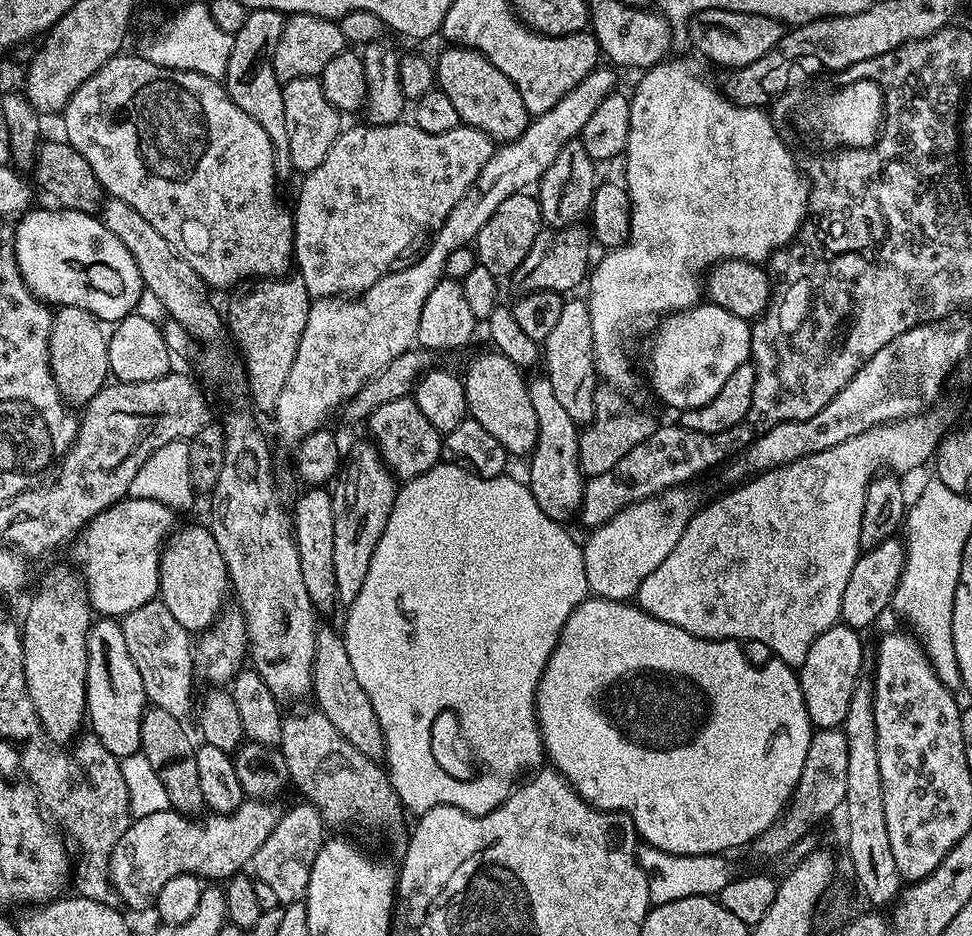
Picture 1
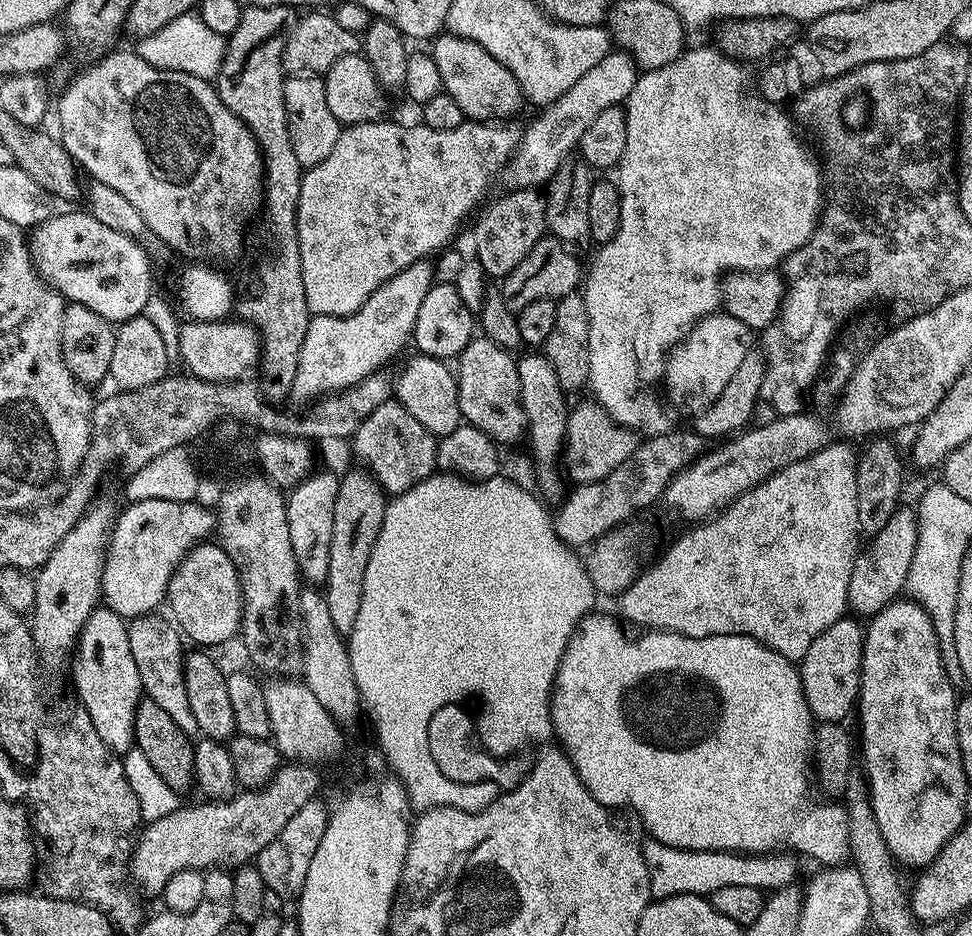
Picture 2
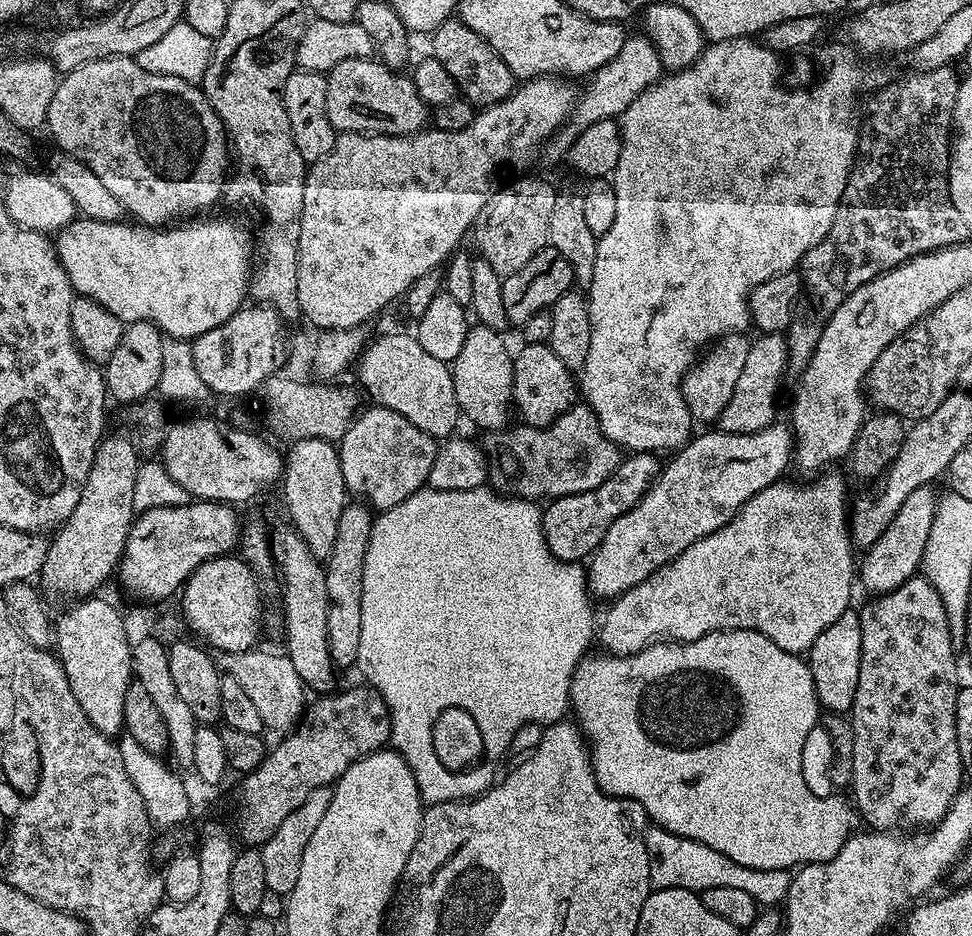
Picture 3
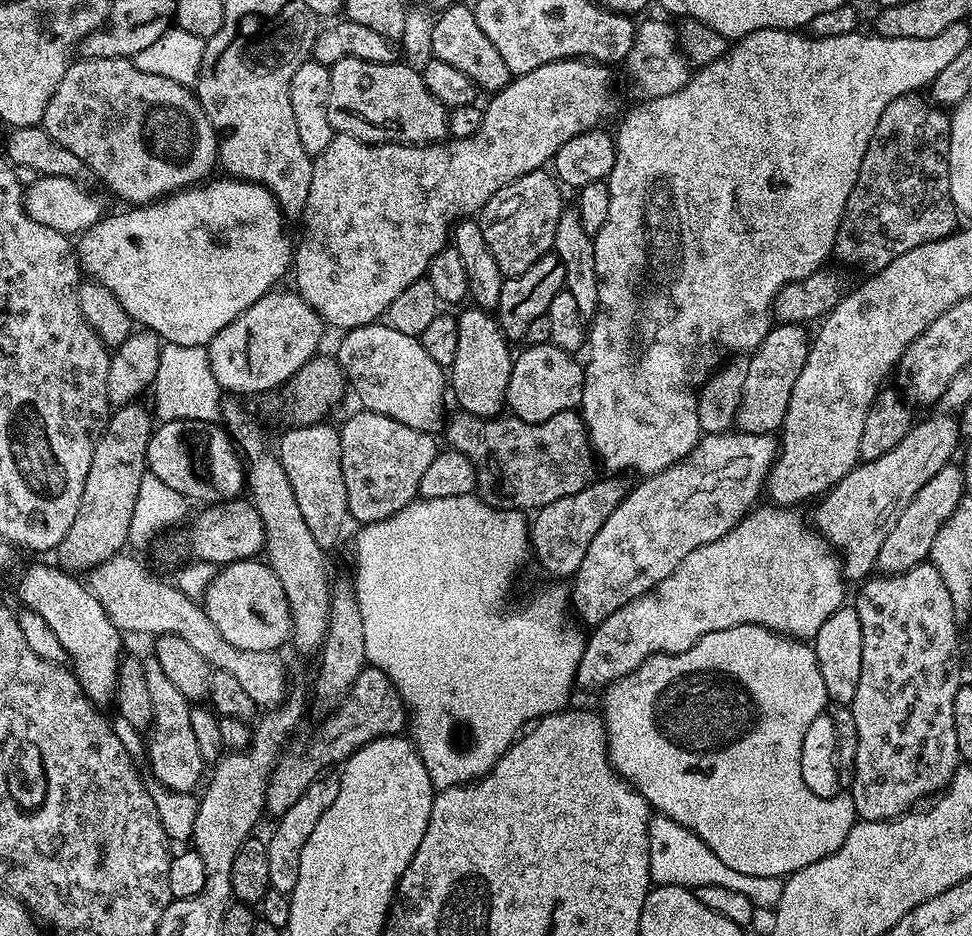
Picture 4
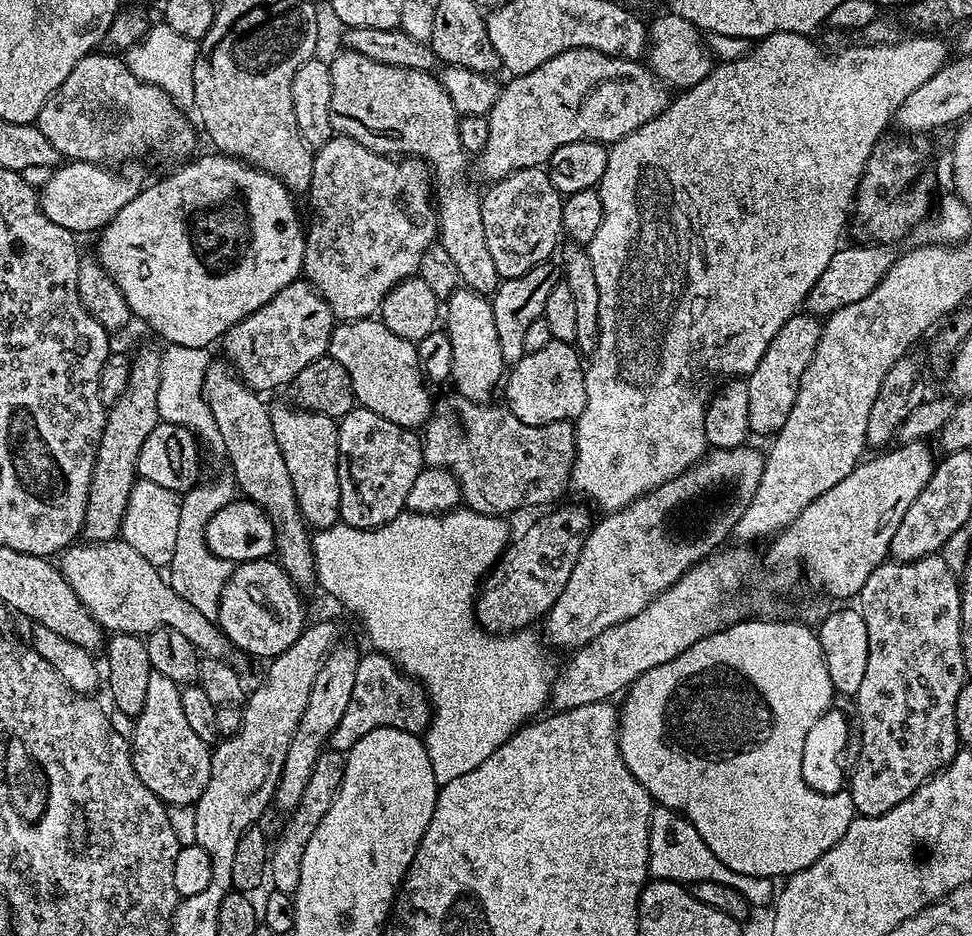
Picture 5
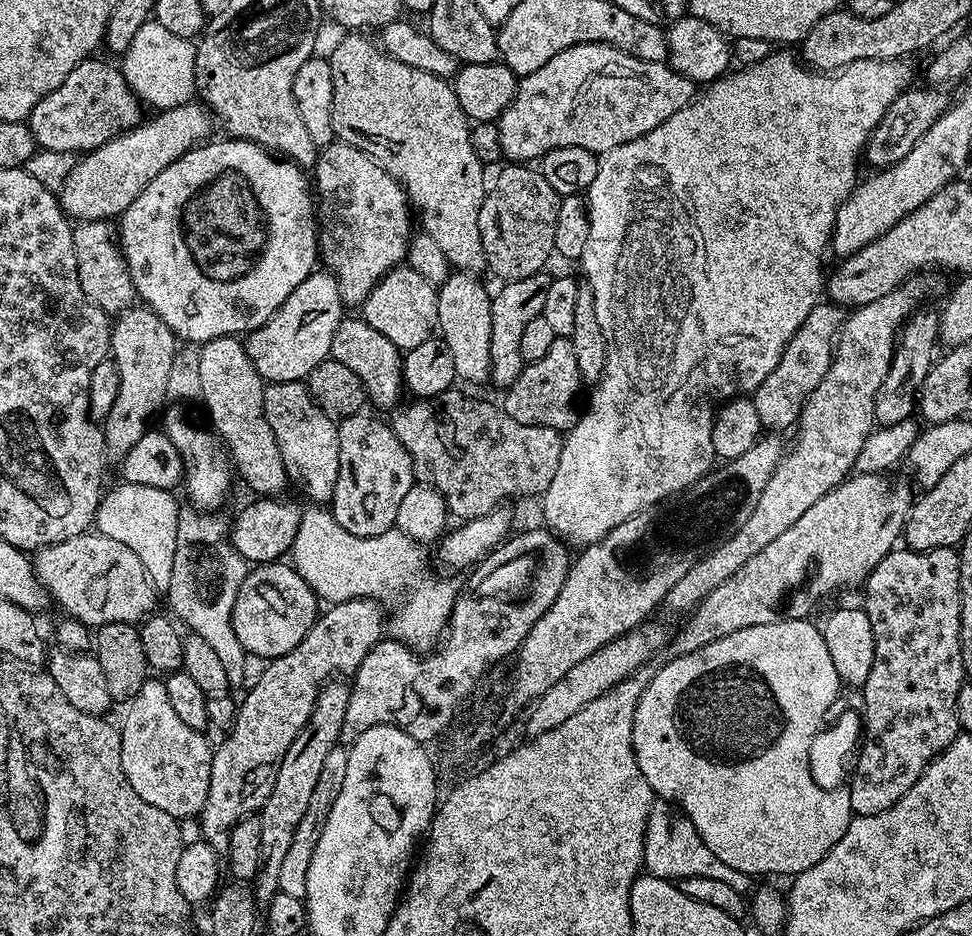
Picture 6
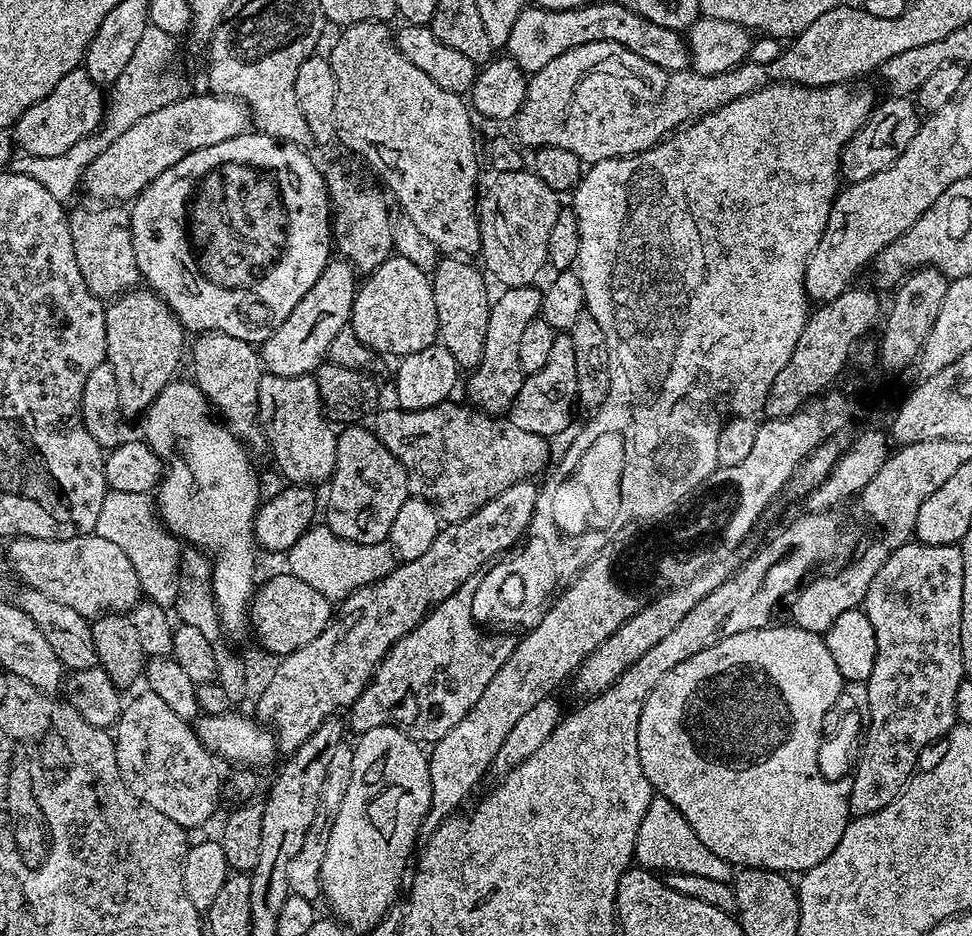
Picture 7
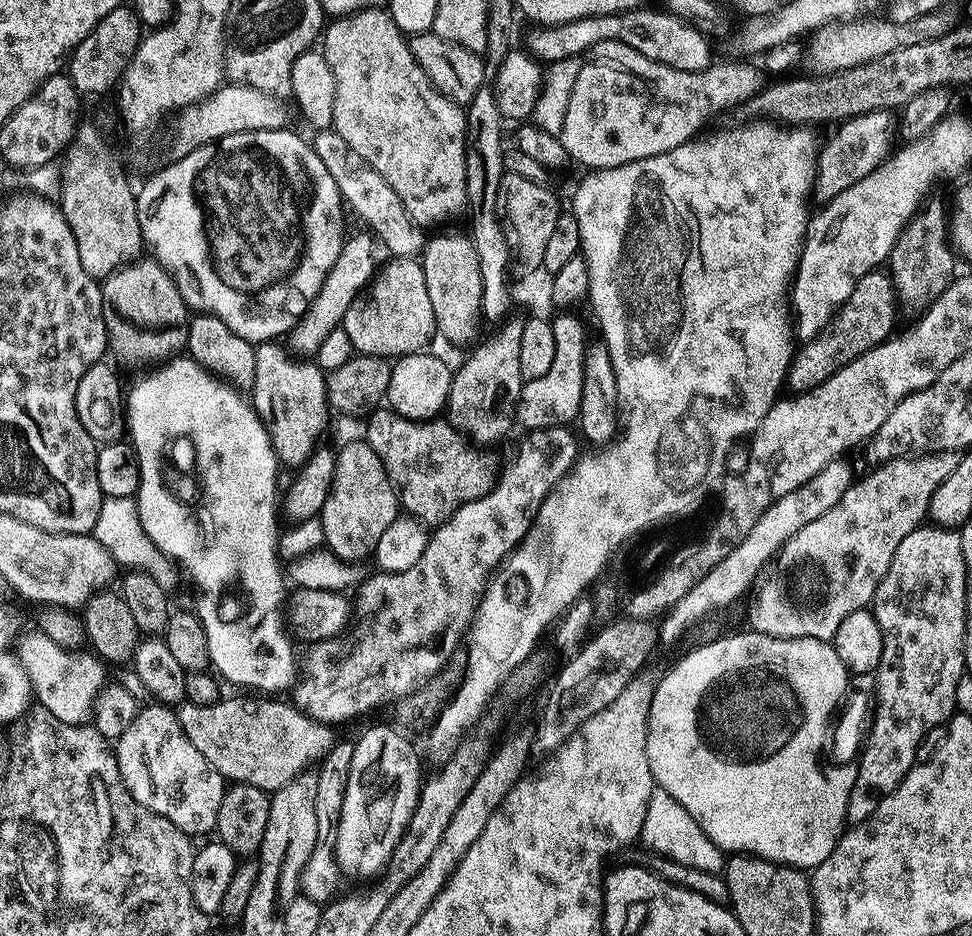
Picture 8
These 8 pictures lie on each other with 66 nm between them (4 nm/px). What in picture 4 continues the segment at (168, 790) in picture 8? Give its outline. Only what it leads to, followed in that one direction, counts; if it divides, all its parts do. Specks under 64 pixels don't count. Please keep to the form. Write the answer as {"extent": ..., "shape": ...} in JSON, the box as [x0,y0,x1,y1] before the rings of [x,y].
{"extent":[144,658,206,793],"shape":[[[155,658],[145,659],[144,669],[154,706],[152,726],[146,732],[146,761],[152,767],[152,776],[159,787],[191,793],[199,782],[200,775],[201,780],[205,775],[206,761],[202,758],[202,750],[198,750],[197,740],[194,739],[194,726],[190,726],[190,702],[170,683],[170,678],[166,678],[166,673],[162,671],[162,666],[158,666]]]}

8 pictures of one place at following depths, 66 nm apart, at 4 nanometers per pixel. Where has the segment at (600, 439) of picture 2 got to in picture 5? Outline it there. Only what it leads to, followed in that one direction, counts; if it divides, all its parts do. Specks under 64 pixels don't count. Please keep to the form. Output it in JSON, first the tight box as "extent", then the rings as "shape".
{"extent":[422,394,576,516],"shape":[[[451,394],[452,396],[444,396],[435,401],[432,405],[432,415],[428,417],[426,423],[423,425],[422,428],[422,443],[424,446],[424,462],[425,465],[429,468],[445,468],[447,472],[452,472],[456,476],[456,480],[458,483],[460,483],[460,495],[462,497],[463,503],[467,505],[467,507],[470,507],[474,509],[475,512],[481,512],[482,514],[486,514],[487,516],[499,516],[501,514],[509,514],[508,512],[516,512],[519,510],[520,507],[523,506],[523,504],[548,504],[551,505],[553,502],[551,500],[556,500],[559,498],[560,495],[563,494],[564,491],[569,491],[570,488],[570,481],[572,478],[572,464],[576,460],[576,429],[574,427],[573,421],[571,420],[563,420],[562,422],[550,422],[546,426],[526,426],[522,422],[518,422],[518,418],[514,418],[514,414],[512,411],[506,407],[501,406],[500,408],[498,405],[496,405],[496,402],[485,402],[483,404],[476,404],[473,402],[470,398],[466,398],[465,396],[459,395],[459,394]]]}

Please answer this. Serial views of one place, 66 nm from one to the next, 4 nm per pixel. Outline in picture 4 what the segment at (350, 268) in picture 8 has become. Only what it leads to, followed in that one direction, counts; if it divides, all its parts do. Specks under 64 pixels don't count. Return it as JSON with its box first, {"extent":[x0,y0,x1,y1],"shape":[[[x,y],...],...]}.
{"extent":[207,290,326,396],"shape":[[[273,290],[267,292],[262,298],[258,298],[258,302],[254,302],[254,306],[250,306],[245,312],[238,314],[238,318],[234,318],[234,321],[224,326],[207,345],[208,364],[213,378],[223,391],[227,393],[230,391],[234,394],[245,392],[246,395],[252,396],[255,392],[268,392],[271,388],[279,389],[307,360],[317,355],[319,348],[316,347],[319,346],[320,339],[323,338],[324,331],[326,331],[324,321],[301,298],[299,292],[295,290],[280,291]]]}

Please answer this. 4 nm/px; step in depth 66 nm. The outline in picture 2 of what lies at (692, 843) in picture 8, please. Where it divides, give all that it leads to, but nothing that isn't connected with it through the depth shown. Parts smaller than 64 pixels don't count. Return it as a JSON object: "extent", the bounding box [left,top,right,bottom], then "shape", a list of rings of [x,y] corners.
{"extent":[640,838,801,900],"shape":[[[651,838],[645,839],[640,849],[648,867],[652,895],[657,900],[678,894],[694,894],[708,898],[714,890],[722,890],[722,886],[754,886],[759,892],[771,894],[780,888],[796,884],[796,875],[800,872],[801,861],[788,850],[765,854],[686,850]]]}

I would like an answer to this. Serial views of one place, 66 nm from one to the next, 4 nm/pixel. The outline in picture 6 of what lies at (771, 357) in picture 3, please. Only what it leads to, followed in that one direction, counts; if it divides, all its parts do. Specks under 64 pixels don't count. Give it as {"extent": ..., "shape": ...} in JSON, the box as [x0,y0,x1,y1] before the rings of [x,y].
{"extent":[751,302,845,434],"shape":[[[821,302],[812,307],[794,338],[790,338],[782,358],[778,358],[778,364],[770,370],[766,382],[762,382],[751,397],[757,408],[761,429],[780,434],[783,428],[791,429],[799,421],[806,398],[810,398],[818,382],[824,380],[826,370],[830,370],[838,329],[844,323],[844,317],[845,313],[831,302]]]}

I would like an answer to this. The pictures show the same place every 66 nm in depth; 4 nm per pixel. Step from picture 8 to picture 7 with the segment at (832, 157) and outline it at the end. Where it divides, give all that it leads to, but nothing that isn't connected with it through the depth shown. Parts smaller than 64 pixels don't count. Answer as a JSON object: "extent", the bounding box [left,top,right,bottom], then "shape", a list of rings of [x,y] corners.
{"extent":[840,96,922,184],"shape":[[[892,96],[875,105],[868,121],[846,142],[840,152],[840,175],[848,184],[857,184],[890,166],[910,146],[922,123],[921,113],[911,99]]]}

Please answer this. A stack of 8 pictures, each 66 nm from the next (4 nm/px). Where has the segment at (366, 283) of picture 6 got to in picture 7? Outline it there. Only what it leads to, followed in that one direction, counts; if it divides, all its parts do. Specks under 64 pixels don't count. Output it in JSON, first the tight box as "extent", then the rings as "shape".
{"extent":[324,164,394,274],"shape":[[[340,164],[334,165],[330,170],[327,169],[324,181],[328,187],[328,203],[332,205],[335,251],[347,260],[357,273],[369,274],[375,271],[378,265],[386,262],[394,252],[392,246],[394,220],[393,217],[388,217],[389,197],[379,187],[376,189],[372,184],[363,184],[358,177],[344,172]]]}

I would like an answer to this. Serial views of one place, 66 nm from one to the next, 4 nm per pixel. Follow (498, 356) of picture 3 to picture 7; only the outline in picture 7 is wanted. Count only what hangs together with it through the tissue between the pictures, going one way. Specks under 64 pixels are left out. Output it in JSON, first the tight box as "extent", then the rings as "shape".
{"extent":[430,254,490,370],"shape":[[[448,254],[437,260],[430,273],[437,310],[439,343],[443,344],[446,350],[450,350],[450,354],[454,354],[461,369],[468,368],[467,370],[475,370],[482,362],[482,346],[486,342],[490,307],[489,281],[485,273],[479,267],[476,269],[472,263],[471,259]]]}

